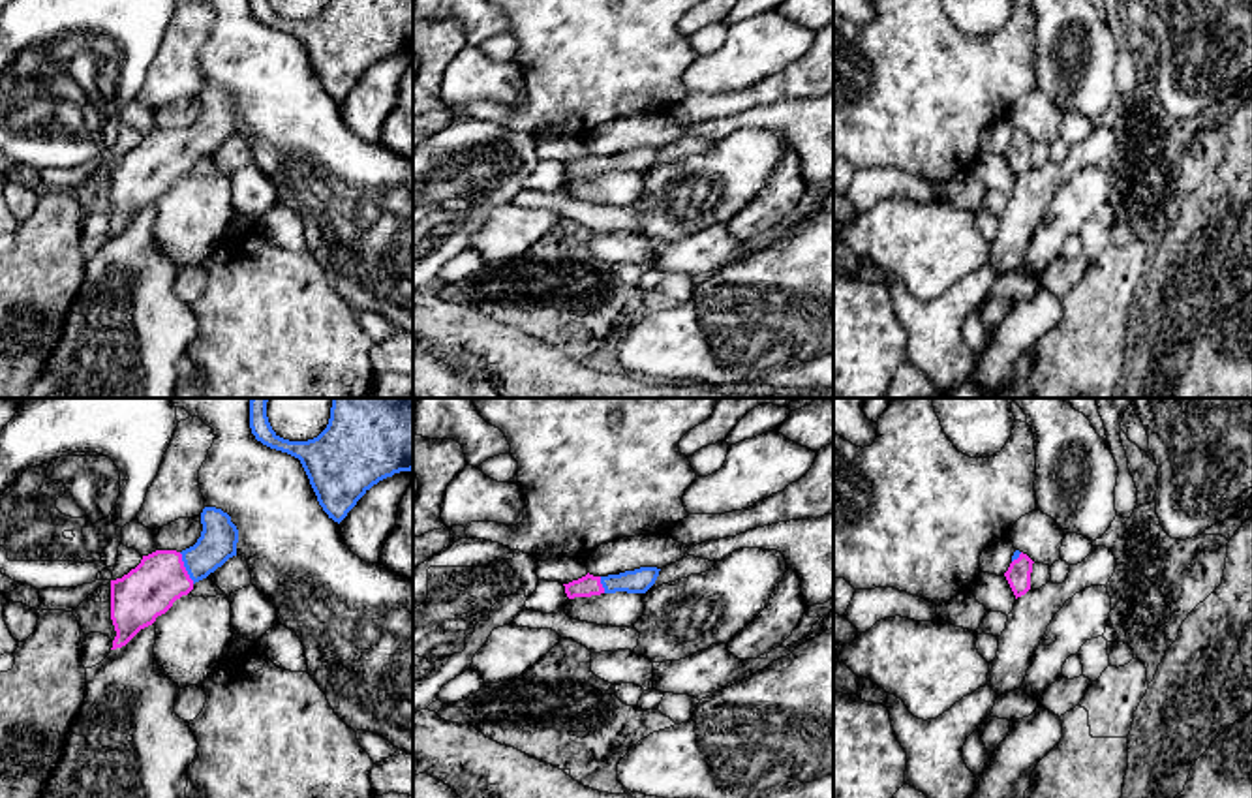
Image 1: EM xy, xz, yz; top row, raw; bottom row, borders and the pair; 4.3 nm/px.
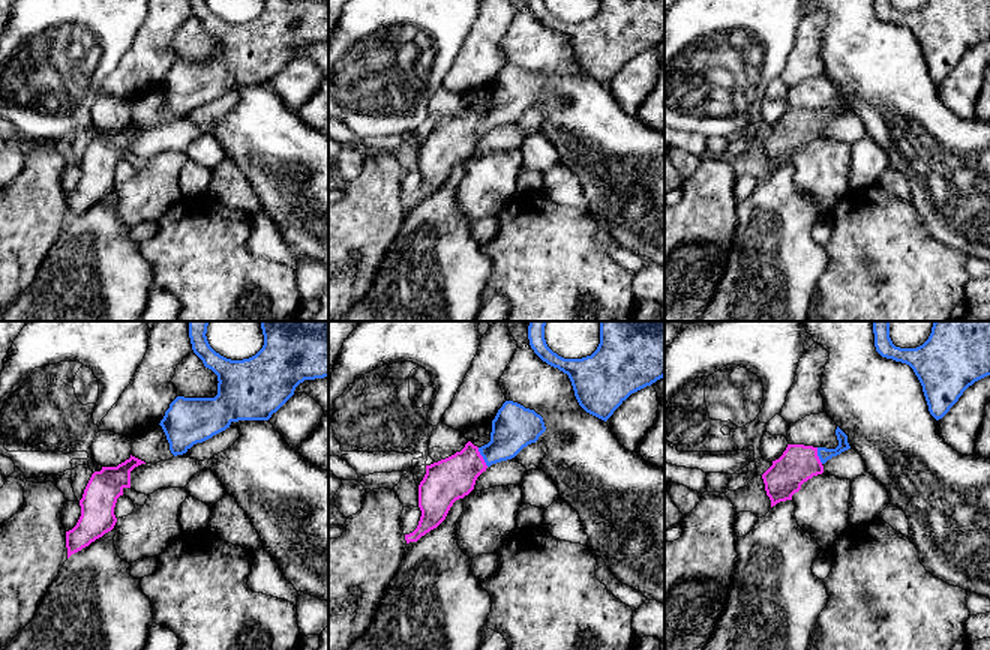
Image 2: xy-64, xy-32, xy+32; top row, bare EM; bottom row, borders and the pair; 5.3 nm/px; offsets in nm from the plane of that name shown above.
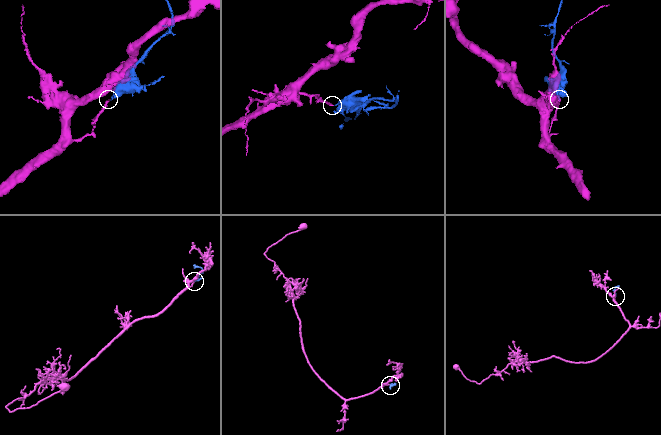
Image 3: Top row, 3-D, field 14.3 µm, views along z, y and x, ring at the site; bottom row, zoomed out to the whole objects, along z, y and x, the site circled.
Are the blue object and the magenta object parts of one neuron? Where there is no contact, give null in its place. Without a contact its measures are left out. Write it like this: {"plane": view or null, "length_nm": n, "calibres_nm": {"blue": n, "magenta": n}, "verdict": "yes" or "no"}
{"plane": "xy", "length_nm": 150, "calibres_nm": {"blue": 160, "magenta": 240}, "verdict": "yes"}

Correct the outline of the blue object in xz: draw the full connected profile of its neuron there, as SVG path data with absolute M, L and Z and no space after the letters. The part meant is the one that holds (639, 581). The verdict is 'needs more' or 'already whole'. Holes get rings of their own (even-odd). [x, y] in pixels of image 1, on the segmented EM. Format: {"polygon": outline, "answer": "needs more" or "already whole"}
{"polygon": "M640 567L608 576L593 576L588 573L586 576L563 586L569 599L616 591L646 593L655 584L659 571L661 569L657 567Z", "answer": "needs more"}

